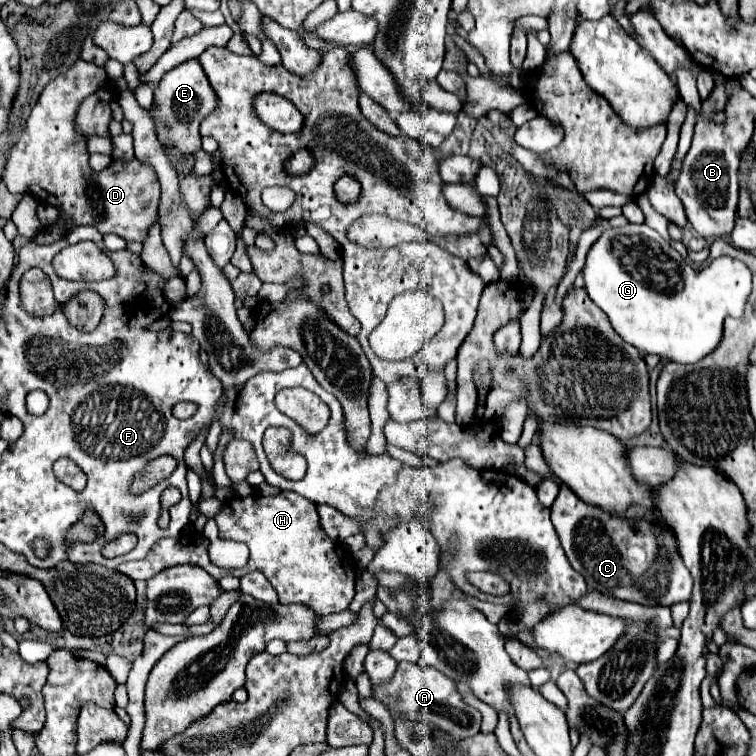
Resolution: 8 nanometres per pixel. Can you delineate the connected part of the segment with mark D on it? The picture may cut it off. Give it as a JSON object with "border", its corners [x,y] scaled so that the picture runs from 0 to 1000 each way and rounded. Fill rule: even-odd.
{"border":[[[102,81],[97,83],[86,97],[67,104],[67,110],[54,123],[49,139],[44,142],[36,165],[25,181],[25,187],[15,194],[12,208],[7,213],[4,239],[15,255],[41,255],[54,269],[78,274],[83,287],[83,311],[89,311],[94,303],[104,298],[120,298],[131,308],[152,308],[163,313],[165,319],[192,319],[197,303],[208,292],[208,266],[210,266],[210,239],[200,218],[187,216],[181,210],[173,213],[149,213],[139,226],[126,229],[118,221],[118,200],[115,200],[115,181],[110,176],[99,173],[99,155],[102,144],[110,136],[112,128],[123,126],[131,115],[136,115],[142,107],[142,97],[136,89],[128,89],[126,83]]]}

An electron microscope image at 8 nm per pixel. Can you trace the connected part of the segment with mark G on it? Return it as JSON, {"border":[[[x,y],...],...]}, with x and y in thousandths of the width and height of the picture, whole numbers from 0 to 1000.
{"border":[[[829,295],[827,300],[803,300],[798,306],[798,311],[790,316],[790,321],[782,327],[779,337],[776,337],[776,345],[774,345],[774,353],[771,353],[771,364],[774,364],[774,385],[779,388],[779,393],[787,398],[787,403],[792,409],[800,411],[800,417],[806,419],[811,435],[829,451],[835,454],[837,459],[843,459],[848,467],[864,467],[864,470],[872,470],[874,475],[882,475],[882,478],[893,478],[893,480],[922,480],[925,475],[930,475],[933,470],[938,470],[940,464],[948,462],[948,456],[954,454],[954,446],[956,446],[956,425],[962,417],[967,419],[980,419],[983,417],[983,409],[985,409],[985,401],[988,401],[988,393],[993,388],[993,358],[991,353],[978,345],[978,343],[970,343],[970,340],[948,340],[946,345],[940,345],[940,351],[935,351],[933,356],[927,358],[919,358],[866,303],[856,300],[856,298],[837,298],[837,295]]]}

